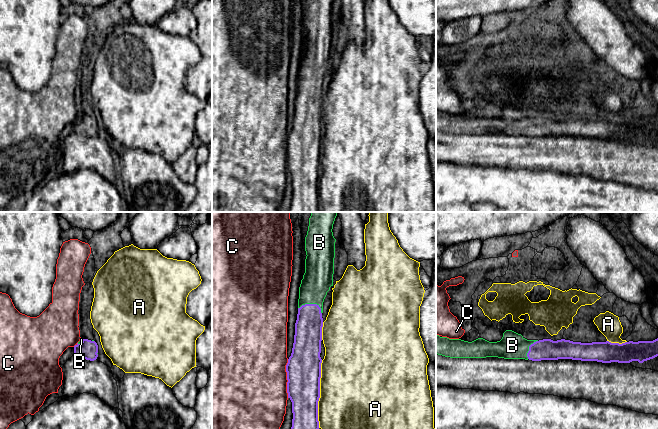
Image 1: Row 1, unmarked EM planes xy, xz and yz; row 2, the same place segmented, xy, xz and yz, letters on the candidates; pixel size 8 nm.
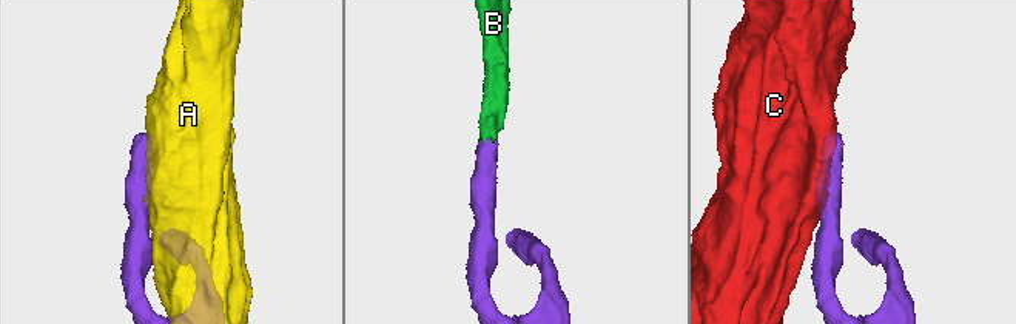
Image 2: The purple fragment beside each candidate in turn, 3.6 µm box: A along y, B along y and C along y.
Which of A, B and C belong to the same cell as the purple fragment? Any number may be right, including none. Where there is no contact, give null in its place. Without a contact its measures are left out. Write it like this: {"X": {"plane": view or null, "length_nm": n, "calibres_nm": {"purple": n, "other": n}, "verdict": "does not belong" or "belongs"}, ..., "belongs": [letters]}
{"A": {"plane": "xz", "length_nm": 550, "calibres_nm": {"purple": 280, "other": 500}, "verdict": "does not belong"}, "B": {"plane": "xz", "length_nm": 200, "calibres_nm": {"purple": 220, "other": 240}, "verdict": "belongs"}, "C": {"plane": "xz", "length_nm": 320, "calibres_nm": {"purple": 280, "other": 500}, "verdict": "does not belong"}, "belongs": ["B"]}

